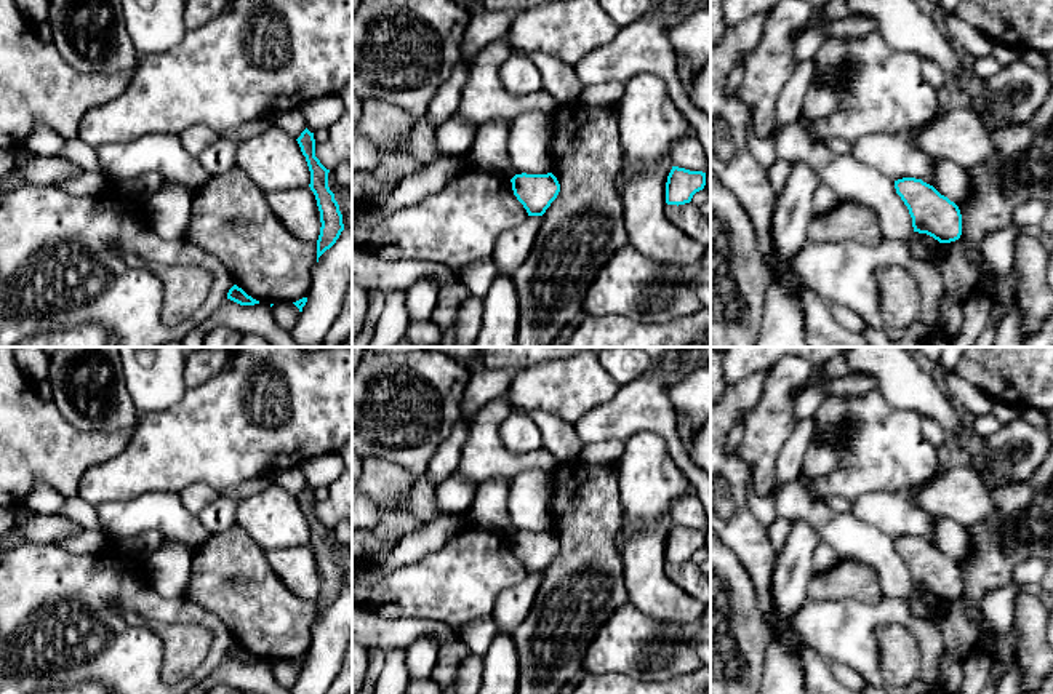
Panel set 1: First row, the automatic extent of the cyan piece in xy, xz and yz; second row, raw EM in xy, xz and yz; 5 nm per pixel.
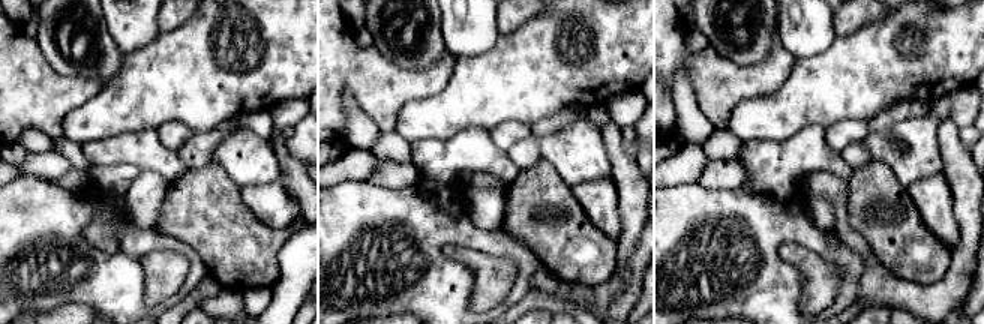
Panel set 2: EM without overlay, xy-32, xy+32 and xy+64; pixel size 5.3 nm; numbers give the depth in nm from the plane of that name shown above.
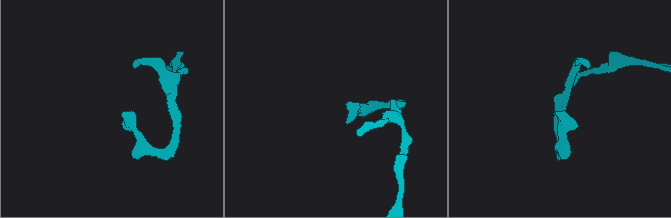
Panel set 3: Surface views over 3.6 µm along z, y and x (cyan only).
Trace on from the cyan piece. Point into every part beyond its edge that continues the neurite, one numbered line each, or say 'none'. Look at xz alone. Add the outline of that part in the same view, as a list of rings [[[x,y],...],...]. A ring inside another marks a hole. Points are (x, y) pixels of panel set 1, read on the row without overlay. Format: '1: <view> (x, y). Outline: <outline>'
none

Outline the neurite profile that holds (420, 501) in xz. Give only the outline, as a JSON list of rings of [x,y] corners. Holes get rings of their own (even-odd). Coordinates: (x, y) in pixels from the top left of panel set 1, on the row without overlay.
[[[424,473],[418,480],[414,480],[411,489],[402,496],[397,496],[392,504],[403,504],[413,517],[419,520],[430,521],[440,517],[437,502],[435,502],[435,489],[427,475]]]

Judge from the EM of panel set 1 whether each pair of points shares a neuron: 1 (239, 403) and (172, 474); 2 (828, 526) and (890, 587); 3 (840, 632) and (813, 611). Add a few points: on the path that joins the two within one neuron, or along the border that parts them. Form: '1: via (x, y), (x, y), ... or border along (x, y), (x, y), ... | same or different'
1: via (221, 421), (186, 456) | same
2: via (847, 534), (852, 539), (858, 539), (887, 568) | same
3: via (834, 629), (820, 618) | same

